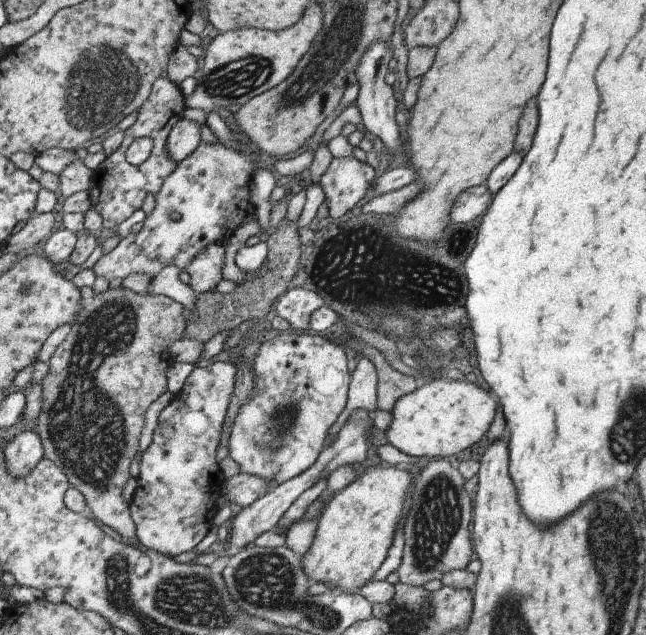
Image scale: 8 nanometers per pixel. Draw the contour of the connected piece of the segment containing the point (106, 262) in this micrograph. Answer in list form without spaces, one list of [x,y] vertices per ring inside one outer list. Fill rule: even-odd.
[[[232,130],[232,135],[238,142],[237,148],[224,146],[222,141],[201,142],[192,154],[189,154],[177,167],[164,179],[162,186],[155,194],[156,206],[150,215],[145,215],[142,229],[138,233],[130,233],[121,239],[118,246],[102,257],[93,265],[92,272],[96,279],[101,277],[110,282],[120,278],[123,280],[130,274],[148,274],[153,278],[164,266],[176,266],[180,271],[186,272],[185,268],[192,264],[202,250],[206,250],[210,244],[225,242],[253,212],[253,206],[248,201],[250,194],[250,181],[256,170],[264,168],[264,161],[258,155],[238,140],[238,131]],[[178,212],[180,218],[172,220],[170,214]]]

